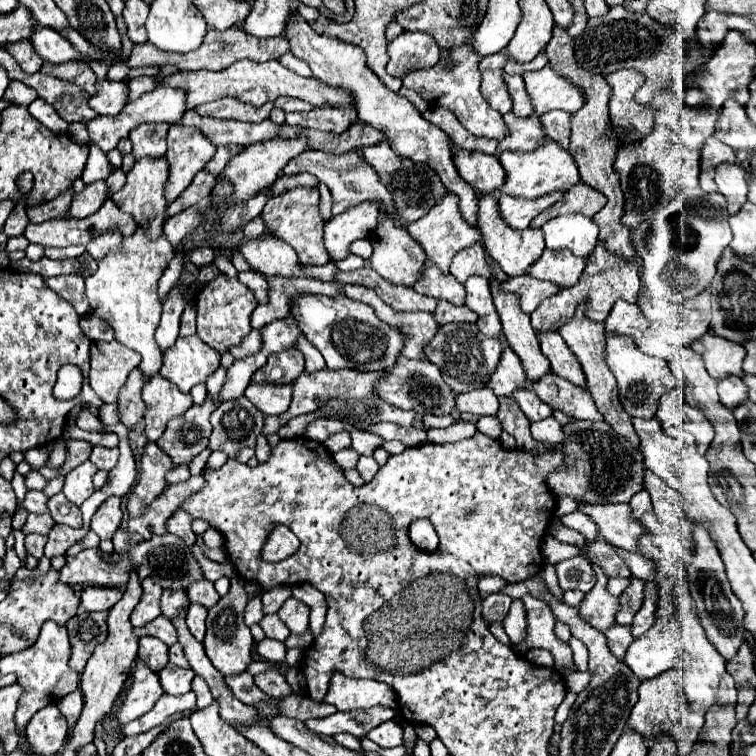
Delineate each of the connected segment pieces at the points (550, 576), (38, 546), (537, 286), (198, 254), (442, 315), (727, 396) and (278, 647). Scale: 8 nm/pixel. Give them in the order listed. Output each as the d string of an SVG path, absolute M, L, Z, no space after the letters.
M546 565L544 570L542 570L540 573L543 573L539 575L546 582L549 590L555 595L557 599L563 601L564 591L559 587L558 578L555 574L556 572L554 567L551 567L551 565Z
M42 534L26 536L26 550L28 550L28 554L34 554L36 558L44 556L44 544L46 544L46 536L42 536Z
M516 276L516 278L508 278L506 282L502 282L502 288L504 292L514 292L518 294L518 304L524 312L532 314L538 304L548 298L548 296L554 296L556 294L556 286L550 286L550 282L538 282L536 278L526 278L526 276Z
M203 247L194 250L190 254L190 261L199 268L212 264L217 255L217 251L214 247Z
M440 300L436 310L434 310L434 320L442 326L448 322L470 322L476 324L478 314L474 314L468 306L452 306L446 300Z
M730 376L730 378L724 378L722 382L718 382L718 394L720 394L720 402L724 406L736 408L748 400L748 386L742 382L742 378Z
M266 638L266 640L258 642L258 654L264 656L266 660L282 662L284 656L286 656L286 646L284 646L284 642L278 642L278 640Z

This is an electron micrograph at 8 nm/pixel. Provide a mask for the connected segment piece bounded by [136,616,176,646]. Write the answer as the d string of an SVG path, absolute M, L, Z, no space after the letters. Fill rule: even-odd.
M158 616L150 624L146 624L142 628L136 628L136 636L138 638L140 636L154 636L160 638L166 646L172 646L176 642L176 628L172 626L172 622L166 616Z

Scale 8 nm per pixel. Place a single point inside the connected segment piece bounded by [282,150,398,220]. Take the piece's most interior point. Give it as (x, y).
(351, 181)

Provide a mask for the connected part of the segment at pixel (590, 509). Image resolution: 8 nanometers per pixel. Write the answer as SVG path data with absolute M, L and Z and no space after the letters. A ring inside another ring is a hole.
M578 500L578 510L596 522L598 532L606 542L638 552L636 544L646 528L632 520L628 504L586 504Z

